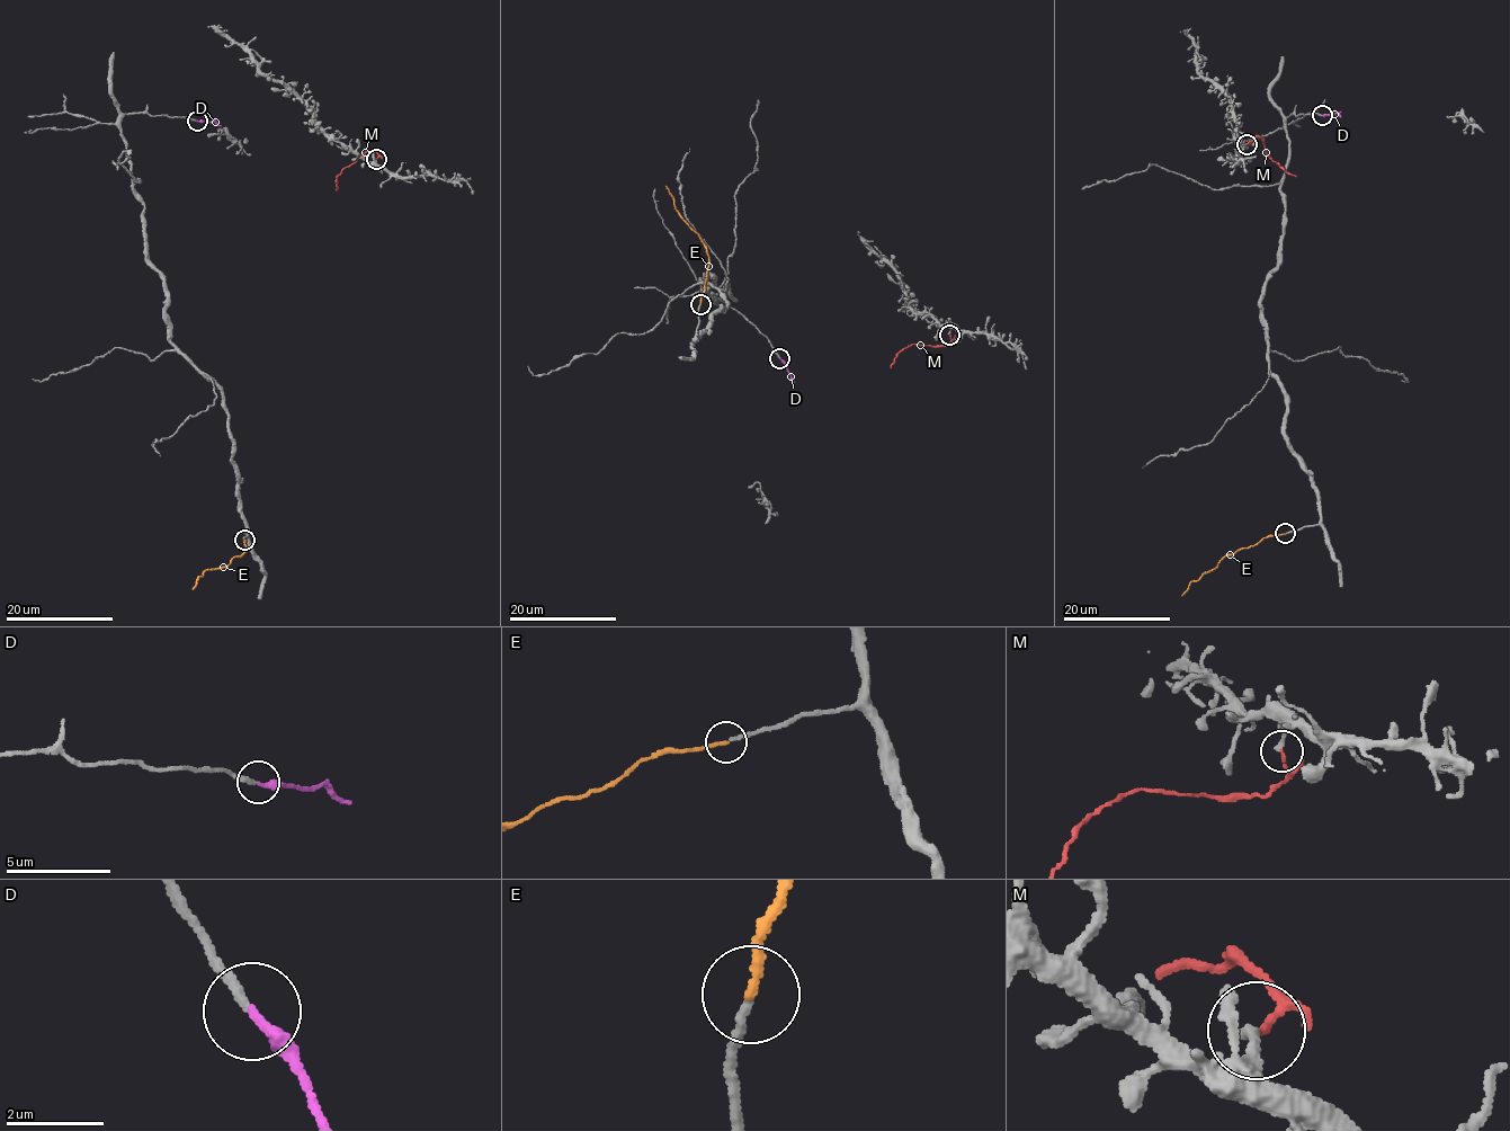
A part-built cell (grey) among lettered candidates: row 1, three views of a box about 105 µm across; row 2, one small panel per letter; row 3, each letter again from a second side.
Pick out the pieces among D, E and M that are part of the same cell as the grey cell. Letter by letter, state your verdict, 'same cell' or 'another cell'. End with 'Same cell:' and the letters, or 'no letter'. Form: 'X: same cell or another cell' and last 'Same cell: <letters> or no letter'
D: same cell
E: same cell
M: another cell
Same cell: D, E

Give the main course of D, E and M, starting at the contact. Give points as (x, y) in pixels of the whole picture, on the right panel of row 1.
D: (1322, 115), (1337, 113), (1341, 116)
E: (1285, 533), (1267, 536), (1227, 553), (1216, 567), (1191, 581), (1181, 595)
M: (1247, 144), (1260, 137), (1268, 156), (1296, 176)

